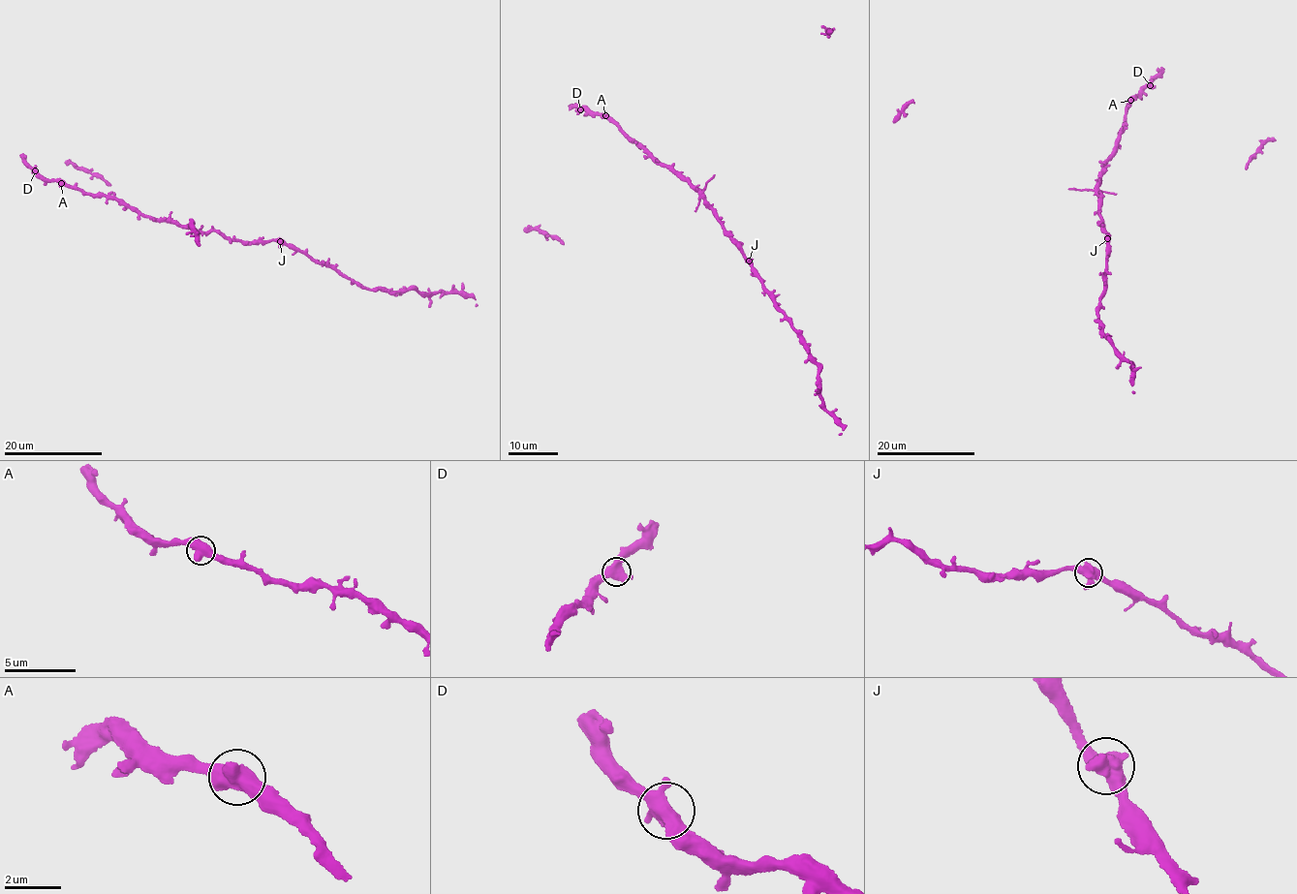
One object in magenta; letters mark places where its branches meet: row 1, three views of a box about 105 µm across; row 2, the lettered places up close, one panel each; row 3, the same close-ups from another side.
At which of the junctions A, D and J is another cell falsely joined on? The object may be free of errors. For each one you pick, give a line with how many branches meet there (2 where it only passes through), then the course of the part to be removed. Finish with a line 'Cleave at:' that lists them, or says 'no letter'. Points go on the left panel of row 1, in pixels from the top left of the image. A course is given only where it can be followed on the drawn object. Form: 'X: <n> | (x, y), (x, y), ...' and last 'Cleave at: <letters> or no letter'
Cleave at: no letter

